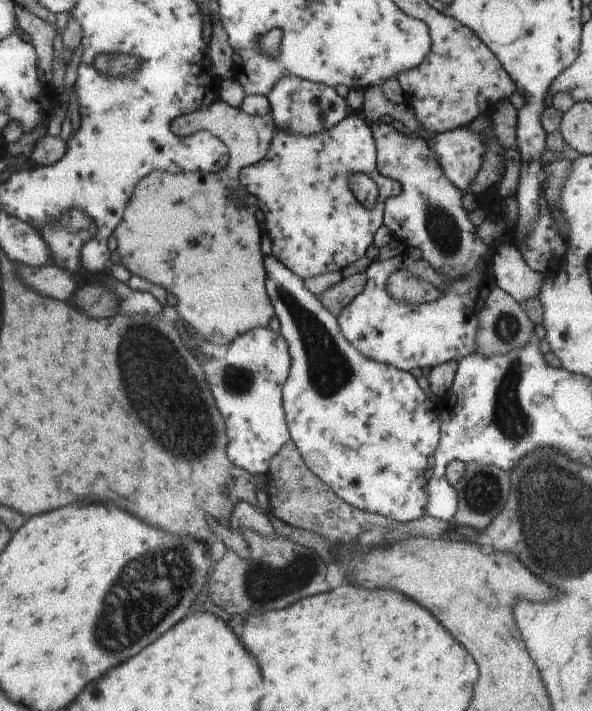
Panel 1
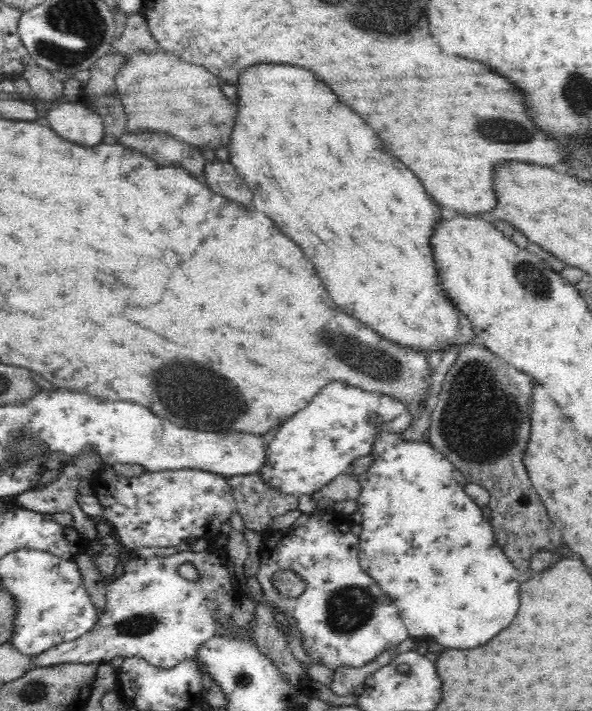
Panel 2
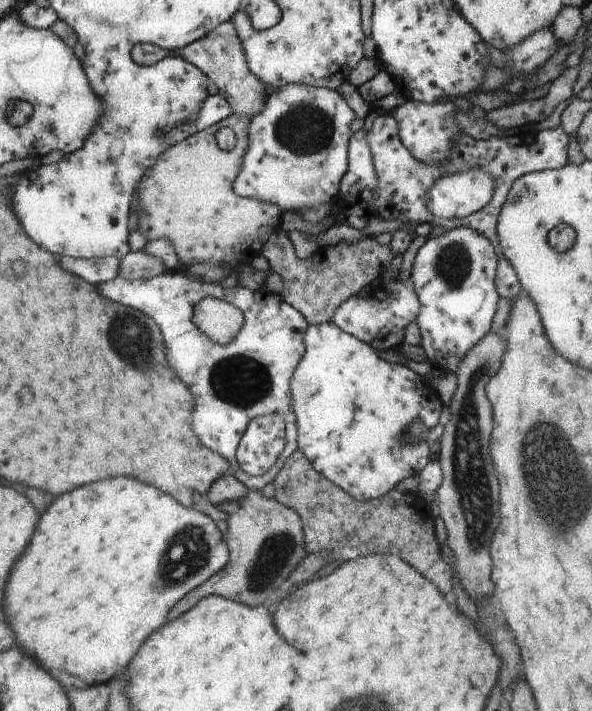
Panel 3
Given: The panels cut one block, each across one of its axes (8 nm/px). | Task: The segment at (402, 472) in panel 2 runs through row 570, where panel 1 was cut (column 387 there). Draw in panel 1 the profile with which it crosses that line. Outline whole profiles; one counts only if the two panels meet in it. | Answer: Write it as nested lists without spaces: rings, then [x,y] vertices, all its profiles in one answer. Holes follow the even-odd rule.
[[[272,254],[264,258],[266,266],[266,292],[270,297],[270,302],[275,310],[275,316],[281,324],[281,335],[289,346],[291,356],[291,369],[287,381],[283,384],[283,407],[285,419],[289,430],[290,440],[298,447],[300,456],[306,463],[306,466],[325,482],[344,502],[363,510],[364,512],[382,515],[389,520],[398,520],[403,524],[415,521],[428,515],[425,511],[428,504],[428,482],[424,477],[426,466],[428,466],[428,457],[435,454],[439,446],[439,432],[442,424],[441,403],[430,401],[426,394],[420,389],[416,379],[406,371],[399,371],[390,365],[376,362],[366,358],[360,351],[357,351],[352,344],[344,338],[341,333],[337,317],[328,312],[317,296],[314,296],[308,289],[308,285],[299,276],[296,276],[287,266],[284,266],[279,260],[276,260]]]

